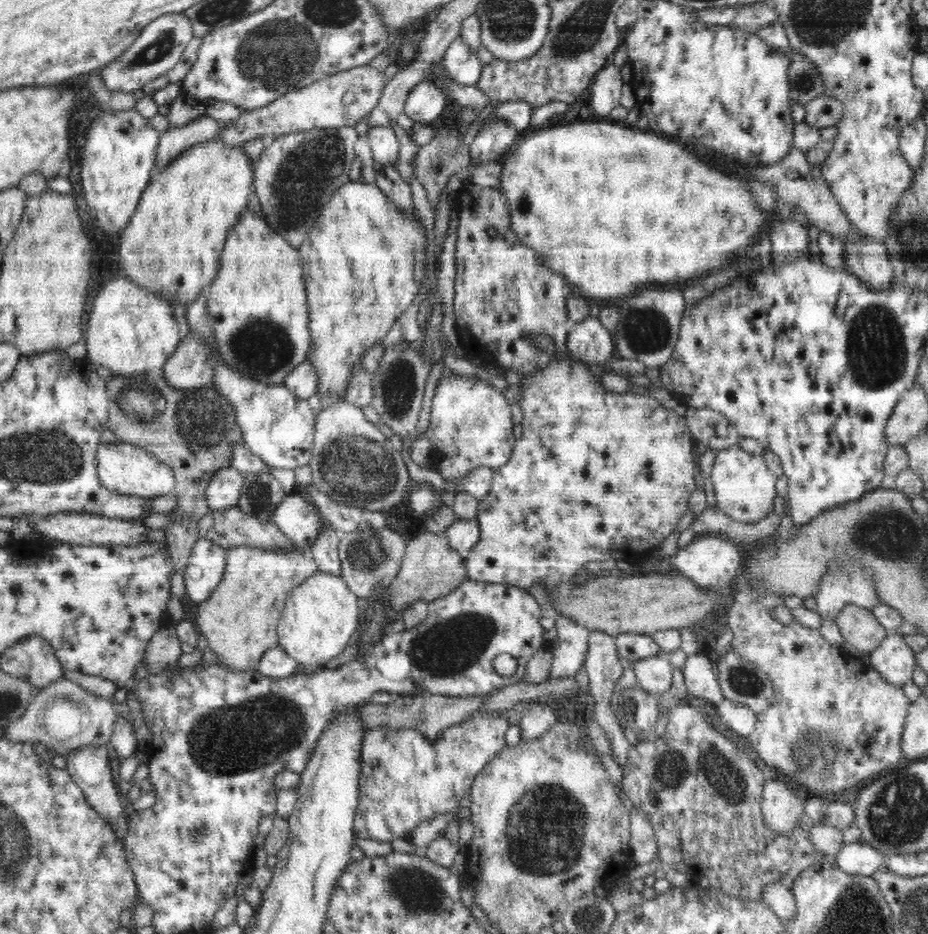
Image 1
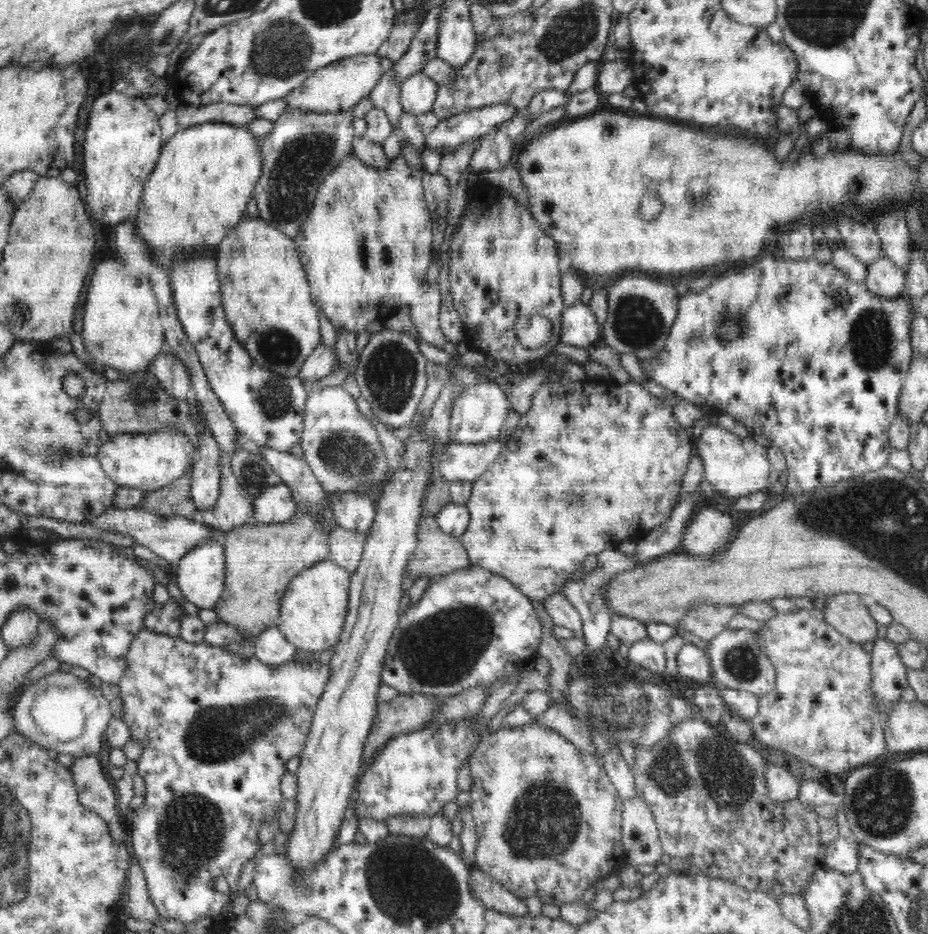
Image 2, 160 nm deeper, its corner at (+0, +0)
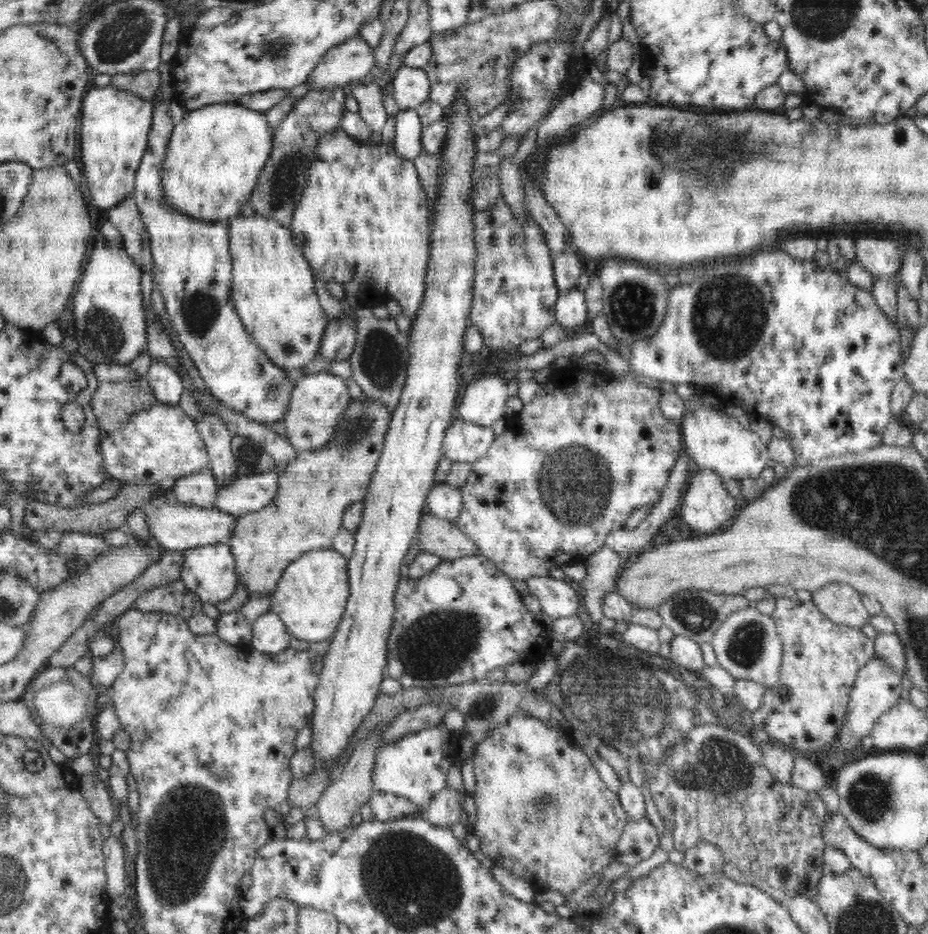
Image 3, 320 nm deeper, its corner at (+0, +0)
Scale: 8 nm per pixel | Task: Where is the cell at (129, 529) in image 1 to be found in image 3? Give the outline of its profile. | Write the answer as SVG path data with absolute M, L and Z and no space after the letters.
M166 503L160 508L146 510L147 525L153 540L162 550L186 551L200 546L227 543L234 532L237 517L221 511L218 507L200 508L192 505Z

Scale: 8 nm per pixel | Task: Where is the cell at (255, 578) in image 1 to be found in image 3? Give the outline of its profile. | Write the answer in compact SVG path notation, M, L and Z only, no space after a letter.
M366 394L363 401L350 399L335 426L333 439L324 448L299 451L297 457L279 472L274 500L254 513L249 512L238 517L228 546L236 561L234 569L238 582L245 585L249 594L248 600L252 594L272 597L284 569L296 560L296 557L316 549L332 549L334 536L343 528L344 512L352 503L362 501L367 495L372 473L380 460L391 416L391 410L384 403L370 399Z

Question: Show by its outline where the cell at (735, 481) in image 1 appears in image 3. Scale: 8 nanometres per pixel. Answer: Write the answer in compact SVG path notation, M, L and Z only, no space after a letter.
M704 404L692 411L686 409L679 423L684 452L691 456L697 468L710 469L720 475L722 480L756 478L771 465L766 442L762 442L758 433L742 426L736 417L730 417L726 408L713 408L710 404Z

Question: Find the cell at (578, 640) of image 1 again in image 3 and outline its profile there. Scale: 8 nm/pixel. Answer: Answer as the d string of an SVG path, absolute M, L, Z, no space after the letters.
M541 576L530 577L526 584L533 596L538 598L543 612L552 619L578 615L582 600L568 582L556 580L553 576Z

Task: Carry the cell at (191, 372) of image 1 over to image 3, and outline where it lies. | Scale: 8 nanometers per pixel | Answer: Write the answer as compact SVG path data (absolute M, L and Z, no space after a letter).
M152 360L150 368L145 372L144 382L149 384L158 403L178 405L184 386L180 373L161 360Z

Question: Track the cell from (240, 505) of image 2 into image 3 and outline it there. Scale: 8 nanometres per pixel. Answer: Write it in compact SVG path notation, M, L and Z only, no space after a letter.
M204 413L195 422L195 427L210 455L209 468L213 471L218 486L229 483L239 473L238 463L231 449L232 434L225 422L213 414Z

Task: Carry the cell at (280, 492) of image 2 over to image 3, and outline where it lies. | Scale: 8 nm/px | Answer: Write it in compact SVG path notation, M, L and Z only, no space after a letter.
M278 472L239 473L229 483L221 484L215 506L239 517L270 504L277 495Z

